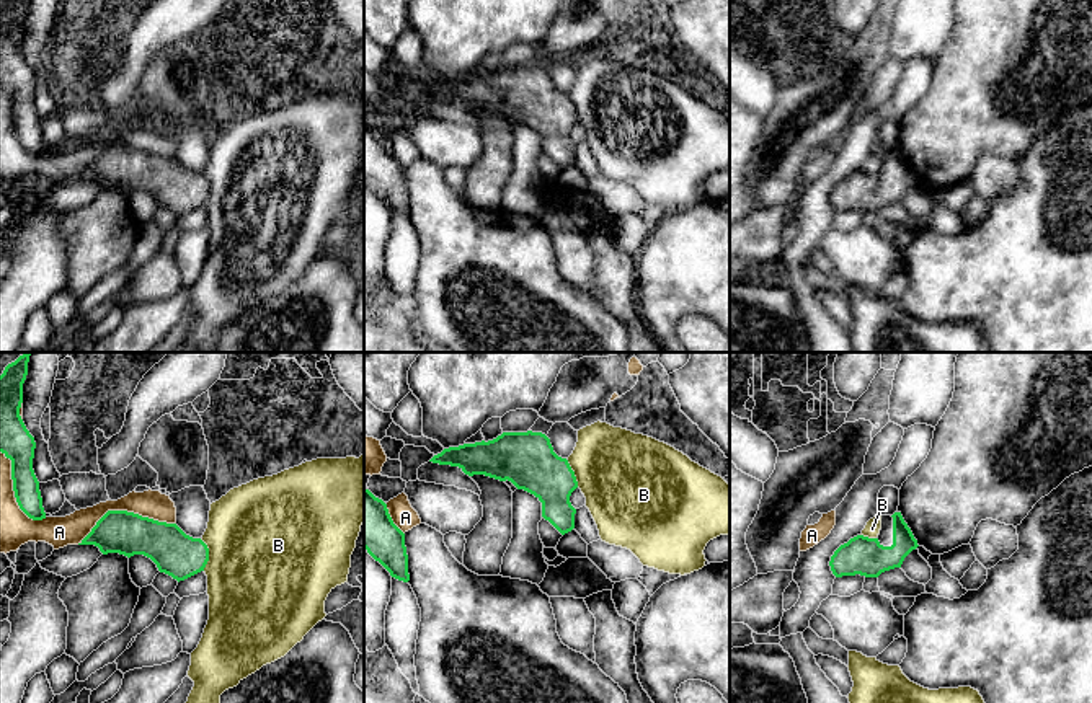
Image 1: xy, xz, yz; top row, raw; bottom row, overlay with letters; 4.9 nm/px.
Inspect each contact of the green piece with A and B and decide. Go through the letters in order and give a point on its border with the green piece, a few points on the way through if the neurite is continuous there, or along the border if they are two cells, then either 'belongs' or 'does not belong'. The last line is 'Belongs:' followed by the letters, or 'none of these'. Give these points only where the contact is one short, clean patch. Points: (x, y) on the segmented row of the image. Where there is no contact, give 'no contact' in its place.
A: xy (124, 511) | does not belong
B: xy (208, 555) | does not belong
Belongs: none of these

